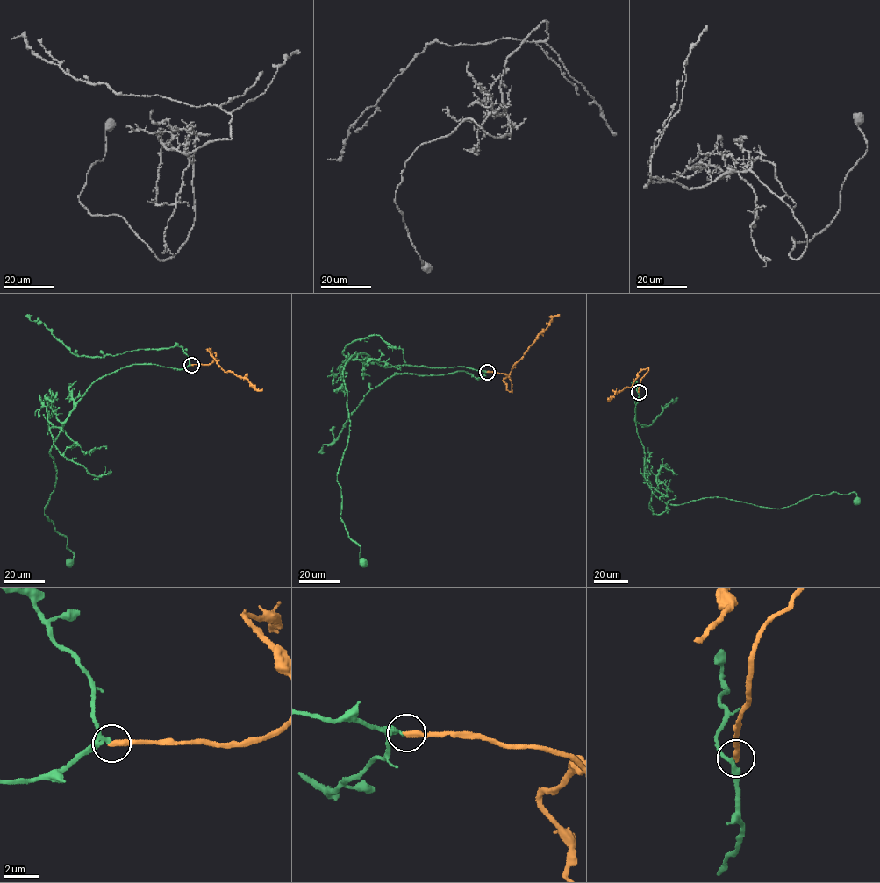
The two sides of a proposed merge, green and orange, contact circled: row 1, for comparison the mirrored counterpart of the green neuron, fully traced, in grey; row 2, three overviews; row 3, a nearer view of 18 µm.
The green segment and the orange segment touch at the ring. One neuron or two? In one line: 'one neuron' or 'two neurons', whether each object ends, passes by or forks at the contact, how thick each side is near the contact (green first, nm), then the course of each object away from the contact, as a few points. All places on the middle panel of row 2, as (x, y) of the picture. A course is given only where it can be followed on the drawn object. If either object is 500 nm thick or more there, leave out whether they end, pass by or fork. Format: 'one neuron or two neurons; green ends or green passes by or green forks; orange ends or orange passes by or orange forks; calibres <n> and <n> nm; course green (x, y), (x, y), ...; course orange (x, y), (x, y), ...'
two neurons; green passes by; orange ends; calibres 200 and 360 nm; course green (486, 372), (386, 366), (361, 352), (346, 363), (350, 426), (337, 482), (340, 520), (368, 566), (363, 561); course orange (487, 372), (507, 374), (511, 391), (506, 388), (504, 379), (553, 316), (560, 315)

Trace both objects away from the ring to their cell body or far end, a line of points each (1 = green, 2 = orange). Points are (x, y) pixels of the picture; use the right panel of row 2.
1: (639, 392), (635, 416), (644, 476), (665, 502), (723, 497), (779, 509), (834, 491), (853, 492), (856, 501)
2: (639, 392), (640, 381), (648, 367), (638, 373), (633, 387), (616, 392), (609, 400), (608, 397)

